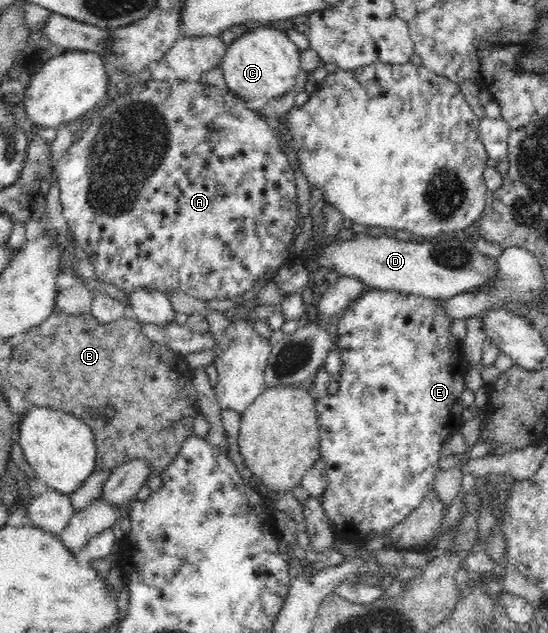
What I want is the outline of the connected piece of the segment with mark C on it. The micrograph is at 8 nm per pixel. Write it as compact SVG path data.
M269 25L249 30L227 45L219 68L230 91L244 100L264 100L266 107L269 99L284 96L296 84L296 76L301 71L300 51L284 29Z

